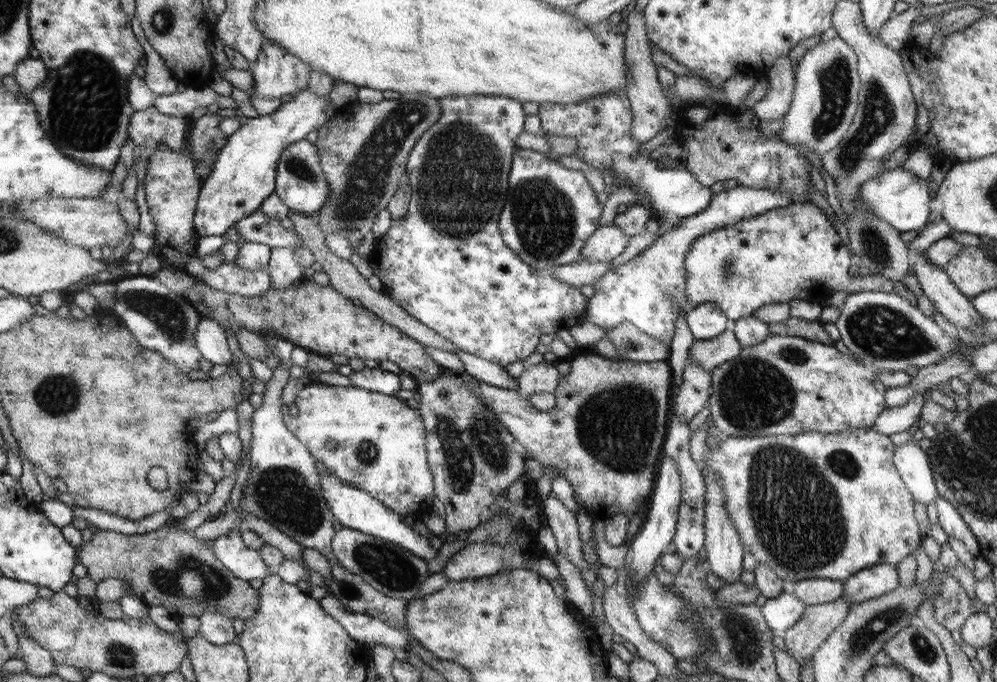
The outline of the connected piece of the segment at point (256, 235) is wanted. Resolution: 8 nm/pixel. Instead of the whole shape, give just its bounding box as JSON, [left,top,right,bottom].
[234,210,305,248]

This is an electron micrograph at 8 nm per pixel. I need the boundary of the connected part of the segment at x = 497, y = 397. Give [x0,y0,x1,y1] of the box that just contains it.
[467,354,672,520]

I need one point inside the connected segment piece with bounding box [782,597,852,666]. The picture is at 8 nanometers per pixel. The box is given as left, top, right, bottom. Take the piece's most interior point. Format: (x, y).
(818, 622)

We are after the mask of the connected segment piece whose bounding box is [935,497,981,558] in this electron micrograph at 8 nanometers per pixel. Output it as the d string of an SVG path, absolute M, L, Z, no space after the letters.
M939 497L935 501L937 508L939 525L947 532L949 536L953 536L966 544L968 551L974 558L980 557L980 543L976 535L970 530L970 527L964 522L962 515L956 510L956 507Z

